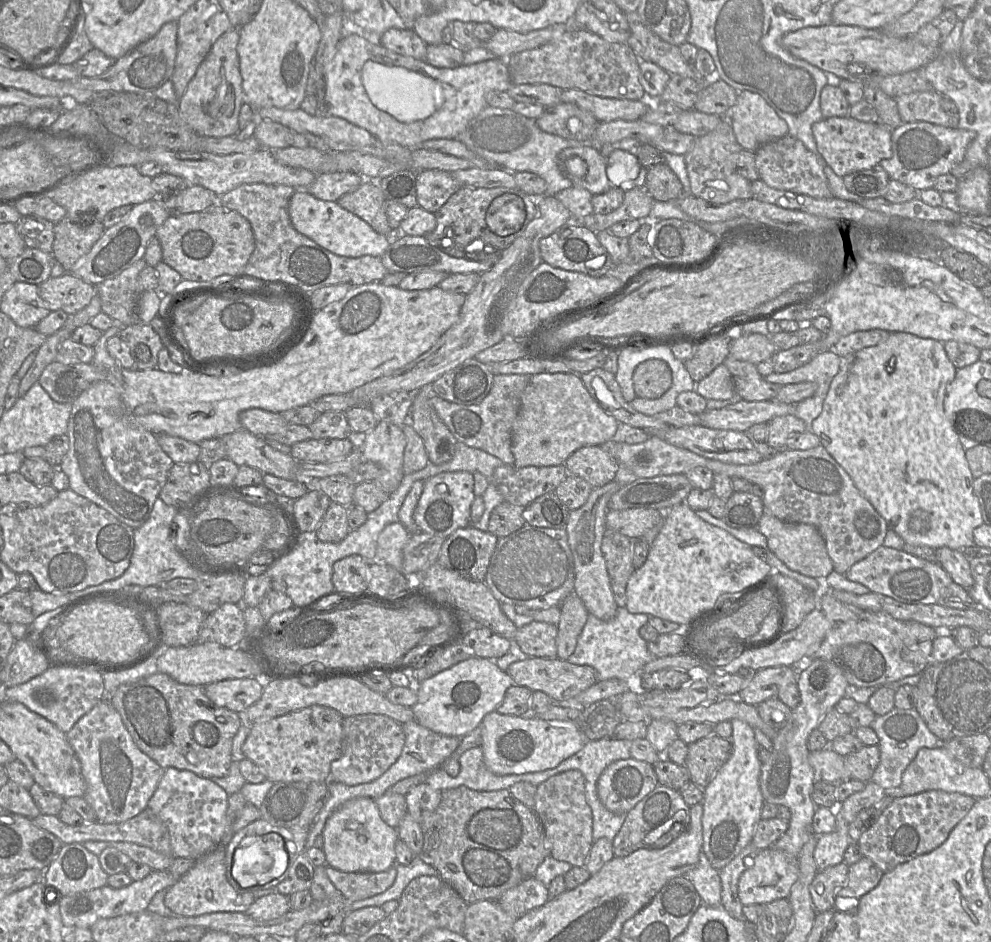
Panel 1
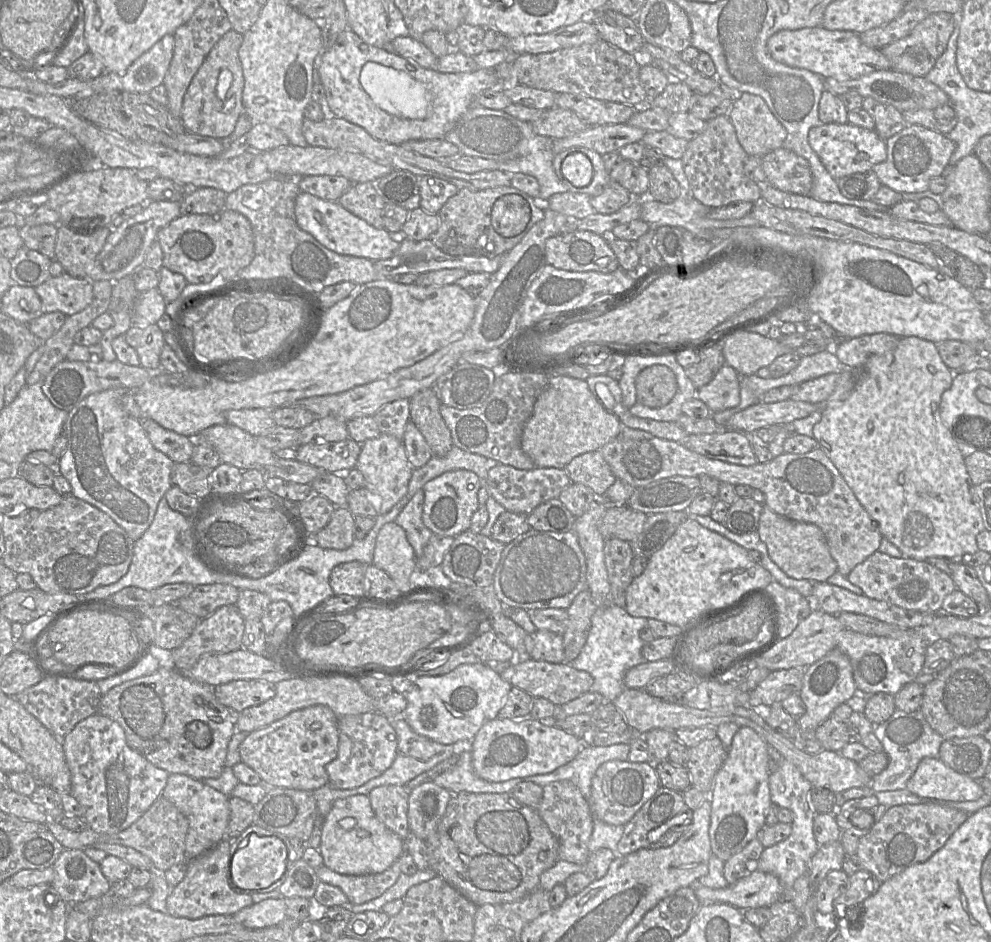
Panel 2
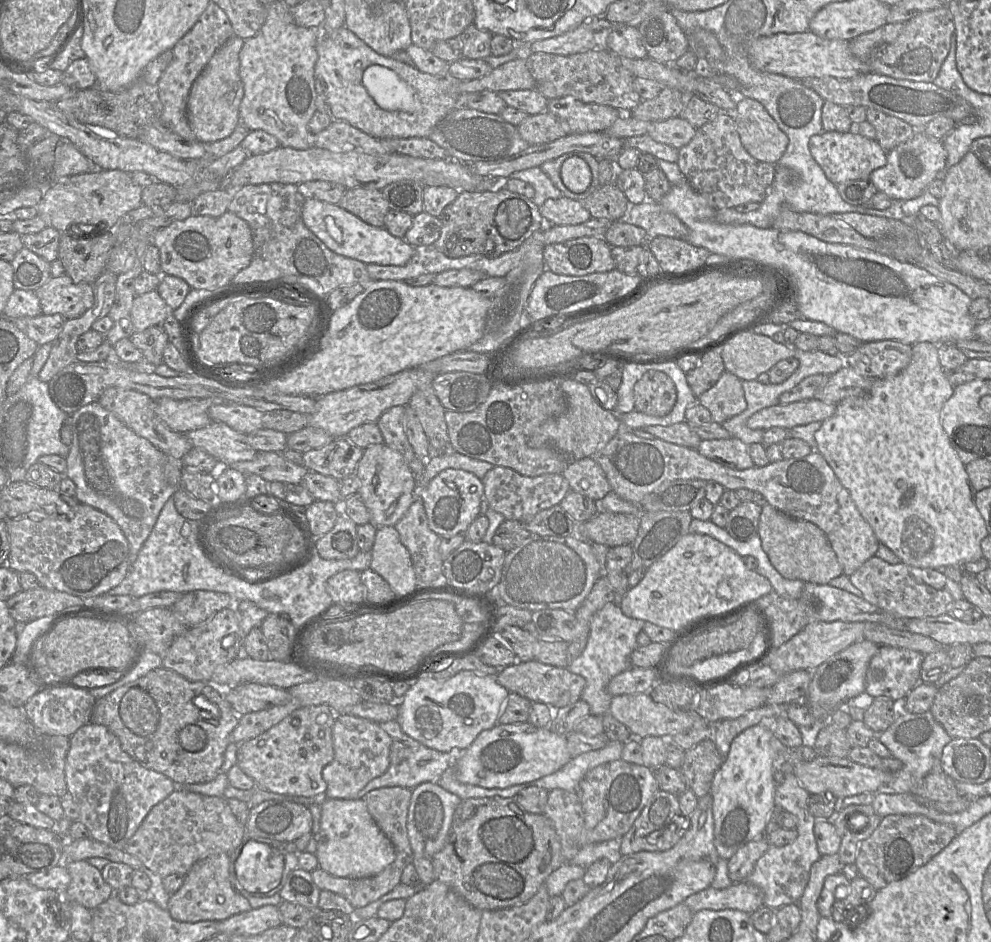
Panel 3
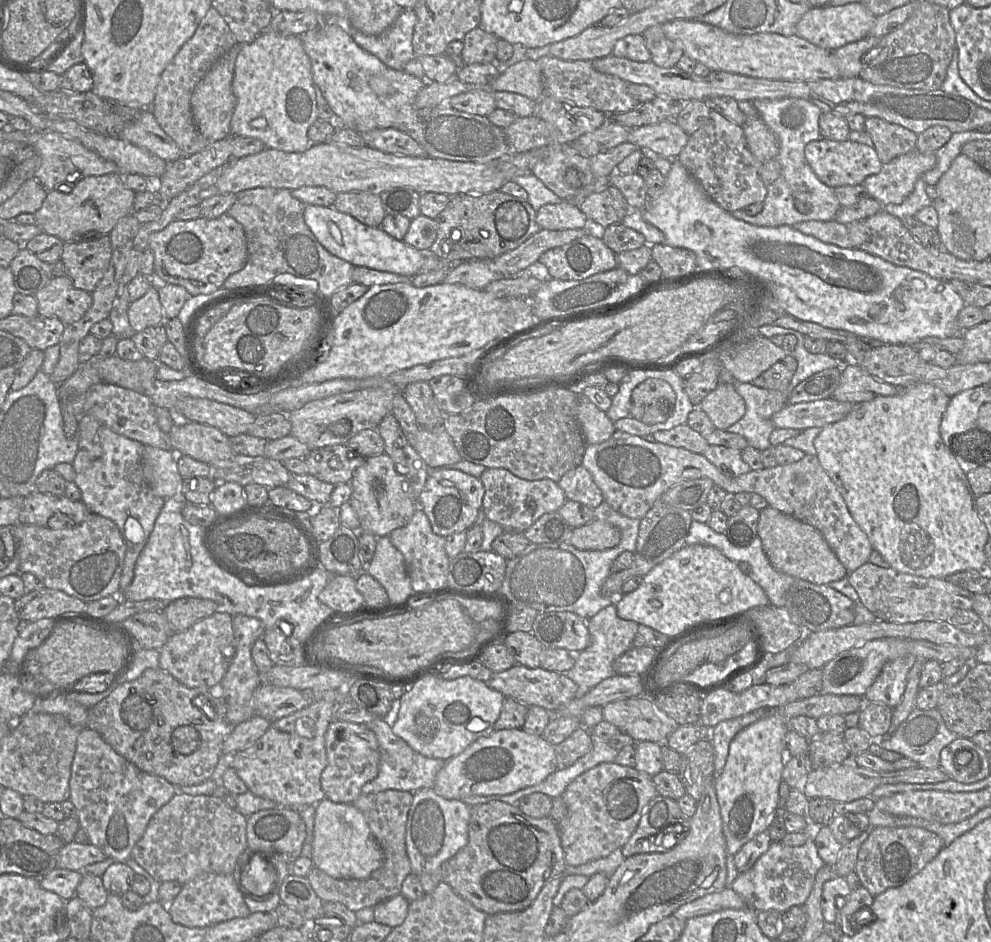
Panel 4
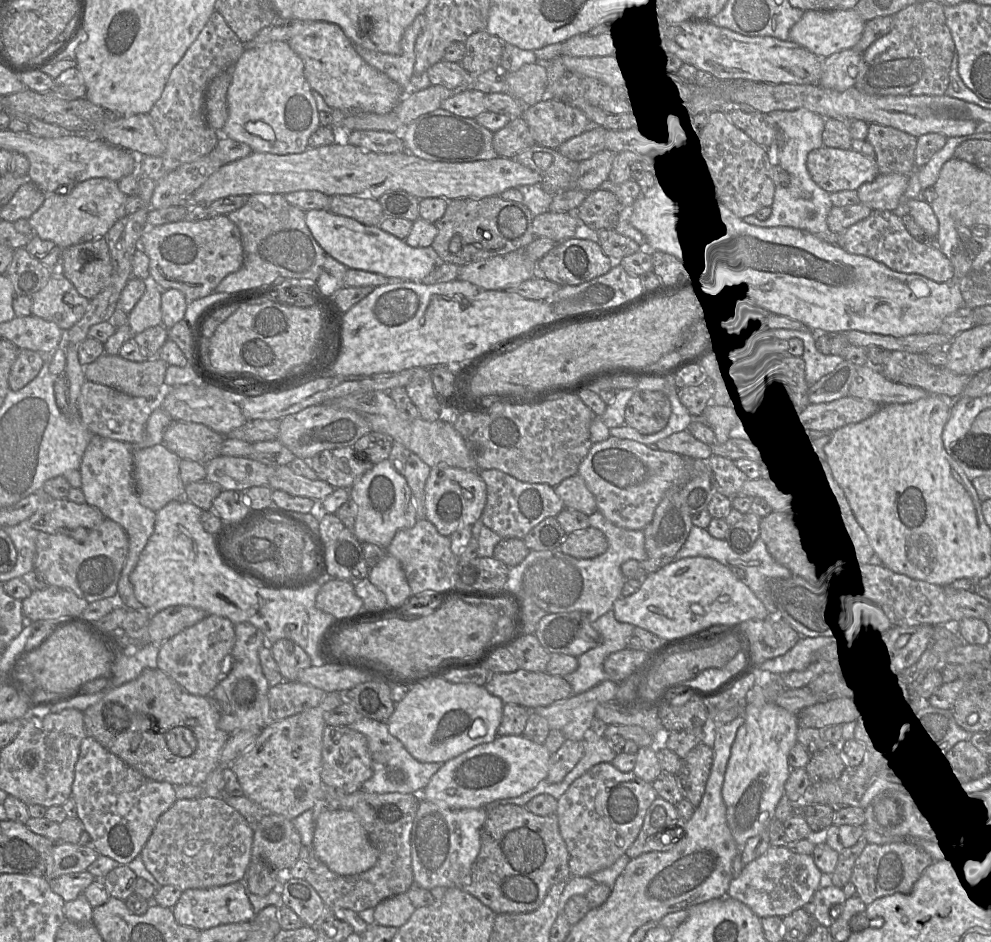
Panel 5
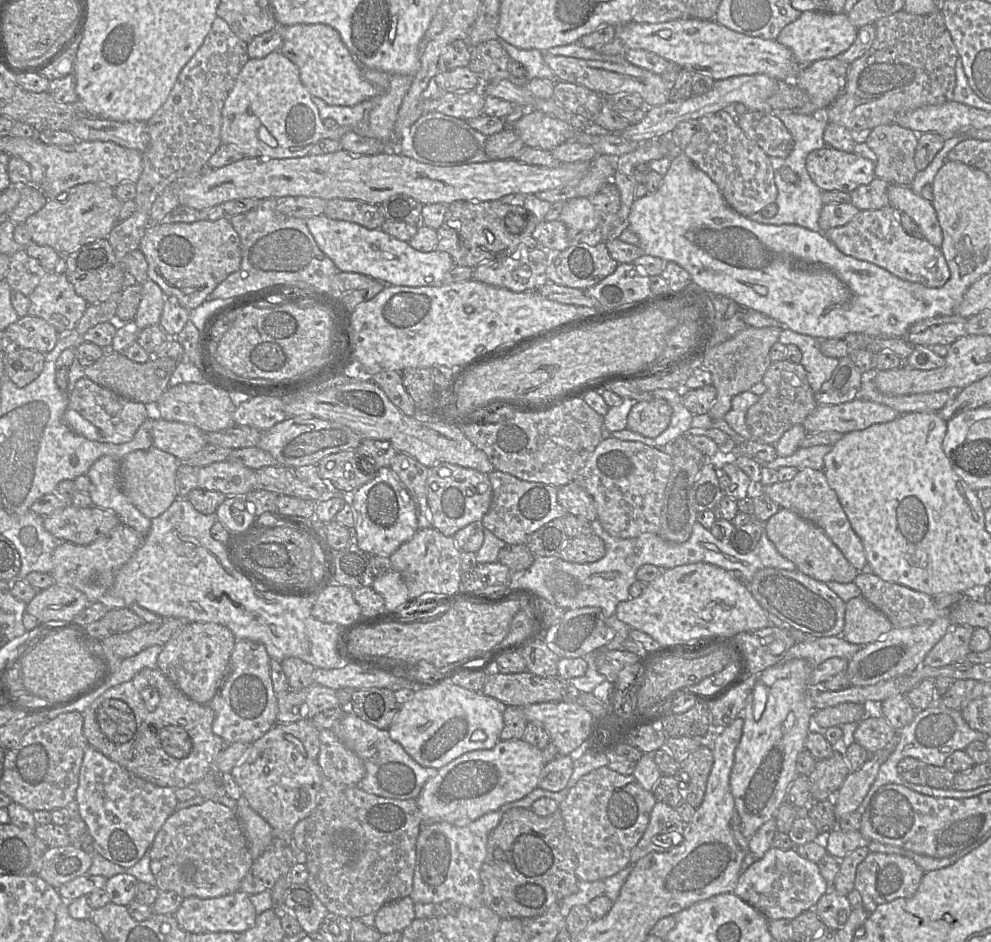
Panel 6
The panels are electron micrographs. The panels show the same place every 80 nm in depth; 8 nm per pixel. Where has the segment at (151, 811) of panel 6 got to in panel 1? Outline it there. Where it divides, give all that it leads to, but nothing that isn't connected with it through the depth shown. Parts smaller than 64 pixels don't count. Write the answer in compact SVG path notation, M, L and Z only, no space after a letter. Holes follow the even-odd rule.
M104 697L83 715L66 737L80 761L86 782L83 797L94 809L96 822L124 822L147 807L165 769L136 746L109 699Z

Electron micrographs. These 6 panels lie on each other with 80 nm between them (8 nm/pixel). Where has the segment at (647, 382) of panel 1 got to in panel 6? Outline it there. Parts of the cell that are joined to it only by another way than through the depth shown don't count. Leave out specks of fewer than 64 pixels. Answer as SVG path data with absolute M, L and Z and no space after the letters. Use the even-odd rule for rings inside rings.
M663 398L638 401L629 411L627 429L648 438L655 438L668 428L671 414L671 407Z

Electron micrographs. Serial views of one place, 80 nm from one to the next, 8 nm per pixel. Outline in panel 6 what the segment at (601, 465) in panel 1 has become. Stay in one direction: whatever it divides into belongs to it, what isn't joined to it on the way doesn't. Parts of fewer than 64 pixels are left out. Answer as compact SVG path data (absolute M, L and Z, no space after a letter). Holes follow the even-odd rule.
M575 481L557 488L557 499L567 513L582 516L589 522L597 519L595 501Z

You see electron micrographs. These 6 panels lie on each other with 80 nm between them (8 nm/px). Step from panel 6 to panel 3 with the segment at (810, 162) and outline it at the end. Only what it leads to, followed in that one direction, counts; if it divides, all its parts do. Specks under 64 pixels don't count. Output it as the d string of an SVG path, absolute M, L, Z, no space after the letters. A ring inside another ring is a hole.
M823 131L813 135L809 140L809 149L826 177L835 185L867 178L875 169L883 167L887 161L887 153L876 139L869 139L850 131L845 133Z

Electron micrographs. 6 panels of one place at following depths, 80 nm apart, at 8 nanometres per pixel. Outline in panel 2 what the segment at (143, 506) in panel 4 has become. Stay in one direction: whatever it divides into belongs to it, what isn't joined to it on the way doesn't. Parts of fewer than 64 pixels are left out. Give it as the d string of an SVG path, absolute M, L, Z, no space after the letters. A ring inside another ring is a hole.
M108 389L102 392L91 394L80 401L71 411L68 412L68 416L64 422L62 431L68 439L68 445L65 452L58 460L56 473L59 472L69 481L72 488L71 494L73 496L93 505L109 515L121 528L126 531L133 541L136 541L151 525L160 499L164 497L165 493L172 486L171 472L174 462L165 454L153 447L139 421L131 417L121 407L121 399L126 392L128 392L127 389Z

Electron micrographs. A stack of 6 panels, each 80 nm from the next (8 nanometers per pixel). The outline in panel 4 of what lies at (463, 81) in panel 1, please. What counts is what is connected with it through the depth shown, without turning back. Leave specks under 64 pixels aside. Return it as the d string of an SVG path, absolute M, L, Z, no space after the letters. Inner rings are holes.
M325 20L318 28L302 34L301 40L311 60L313 82L319 86L334 114L346 127L359 133L387 128L408 132L417 127L420 113L426 112L418 111L414 106L416 95L426 86L421 78L404 70L389 68L378 57L361 48L337 22Z

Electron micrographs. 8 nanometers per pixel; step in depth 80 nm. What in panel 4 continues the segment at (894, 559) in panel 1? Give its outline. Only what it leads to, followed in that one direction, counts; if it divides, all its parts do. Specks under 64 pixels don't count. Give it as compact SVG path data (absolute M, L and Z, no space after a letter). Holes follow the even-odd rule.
M867 562L848 575L860 601L878 620L891 623L950 621L959 610L973 610L973 593L945 578L921 577Z

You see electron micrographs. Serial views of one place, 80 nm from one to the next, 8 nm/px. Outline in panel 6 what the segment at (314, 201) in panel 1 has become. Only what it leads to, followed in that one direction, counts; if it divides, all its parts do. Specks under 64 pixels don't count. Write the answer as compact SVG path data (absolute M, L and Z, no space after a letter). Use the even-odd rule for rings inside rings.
M325 214L306 220L307 227L321 251L327 255L341 272L355 272L392 286L433 287L444 283L445 274L454 267L452 257L444 251L421 252L408 242L401 241L379 229L367 229L357 223L336 220Z

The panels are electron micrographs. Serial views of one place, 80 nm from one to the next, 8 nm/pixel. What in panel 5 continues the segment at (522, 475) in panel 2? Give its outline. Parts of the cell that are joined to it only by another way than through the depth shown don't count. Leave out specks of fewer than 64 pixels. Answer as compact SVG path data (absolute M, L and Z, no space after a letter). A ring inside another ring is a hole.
M496 469L479 470L479 475L487 487L487 501L481 520L502 539L524 539L542 520L547 517L556 517L565 508L554 487L548 484L522 482Z

